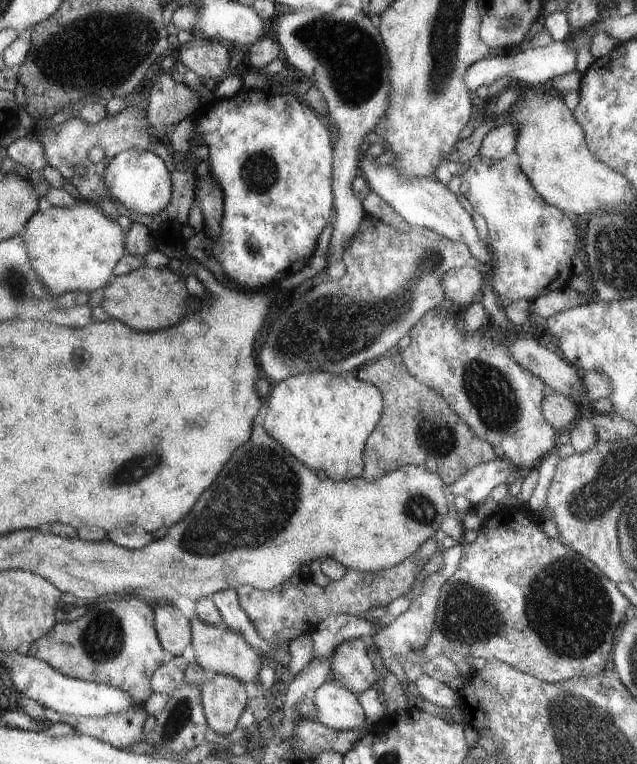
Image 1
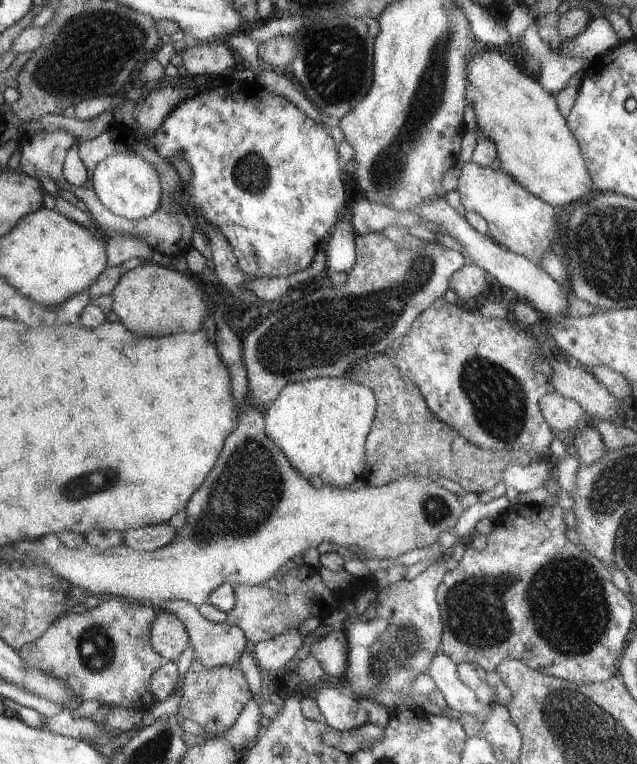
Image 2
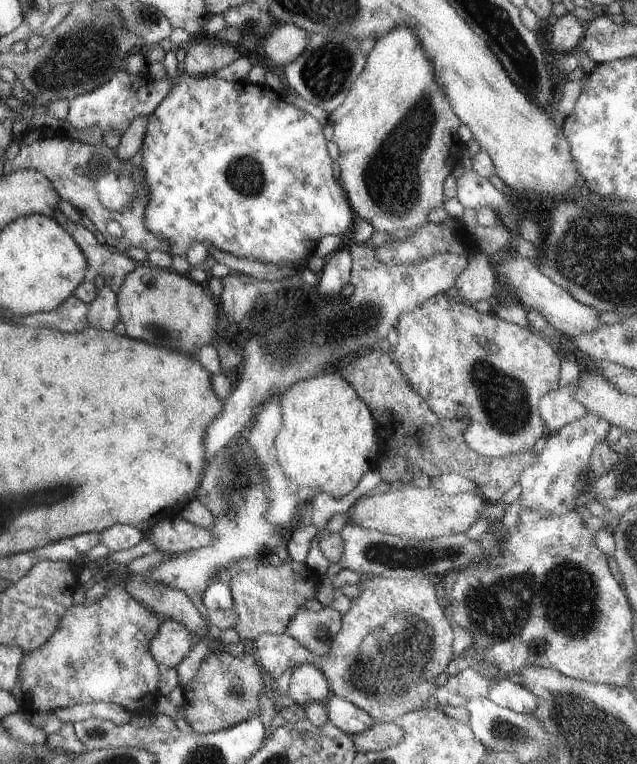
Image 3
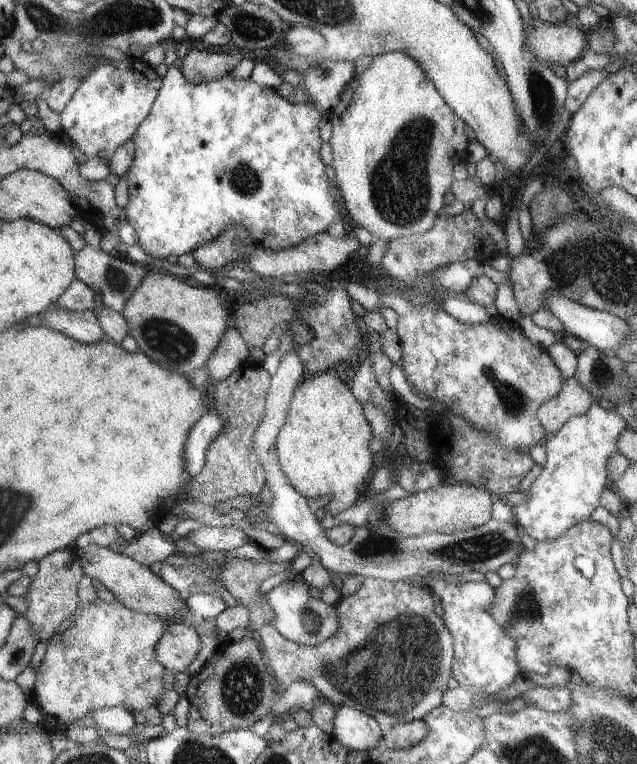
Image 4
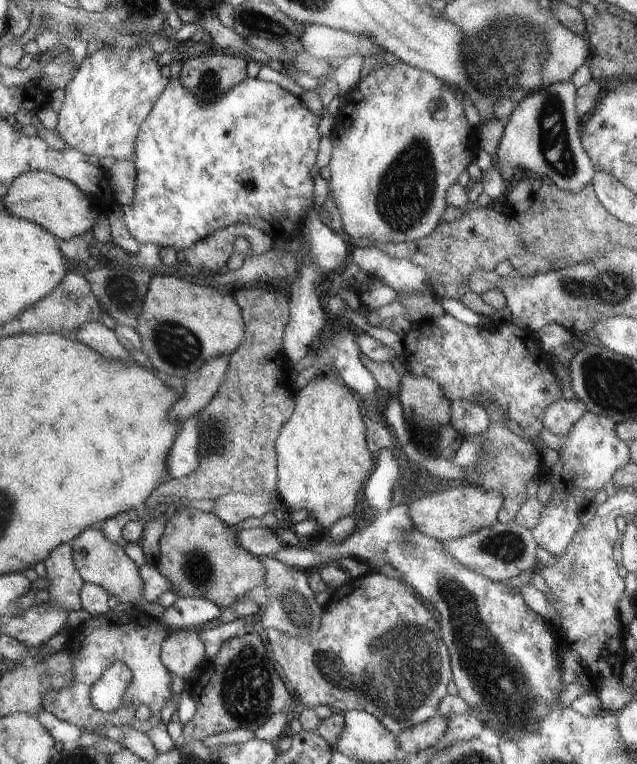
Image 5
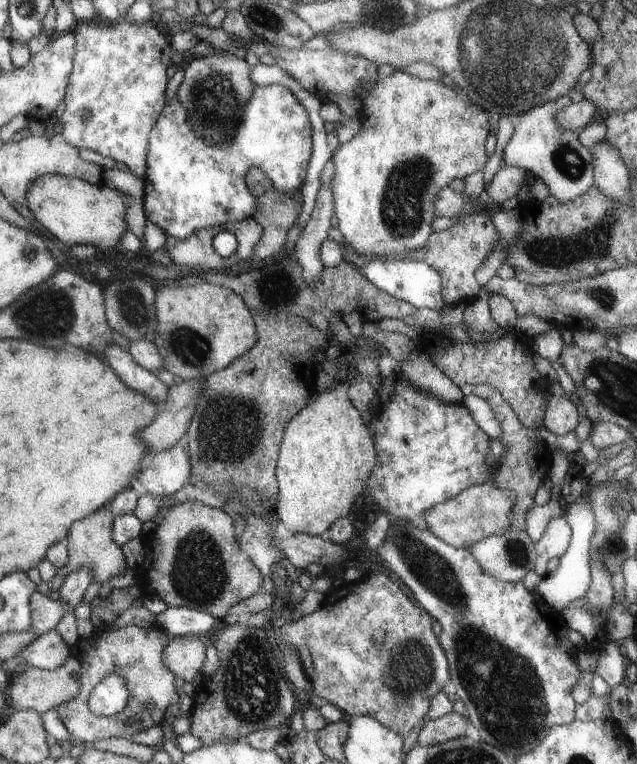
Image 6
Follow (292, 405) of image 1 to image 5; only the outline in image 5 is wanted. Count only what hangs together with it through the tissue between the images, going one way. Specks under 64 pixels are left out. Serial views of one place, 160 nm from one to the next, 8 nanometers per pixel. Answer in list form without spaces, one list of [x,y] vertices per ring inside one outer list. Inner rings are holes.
[[[326,371],[309,380],[293,396],[291,416],[279,428],[274,441],[276,456],[276,493],[286,512],[305,510],[317,522],[319,534],[337,520],[351,514],[363,489],[365,480],[373,469],[373,456],[365,443],[365,424],[359,412],[357,396],[341,381],[330,377]]]

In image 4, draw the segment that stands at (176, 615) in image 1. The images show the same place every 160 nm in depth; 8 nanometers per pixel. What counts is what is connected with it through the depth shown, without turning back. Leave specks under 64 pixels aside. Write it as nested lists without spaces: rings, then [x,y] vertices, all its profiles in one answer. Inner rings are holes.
[[[183,620],[168,622],[155,644],[154,656],[163,669],[182,672],[199,650],[199,638]]]

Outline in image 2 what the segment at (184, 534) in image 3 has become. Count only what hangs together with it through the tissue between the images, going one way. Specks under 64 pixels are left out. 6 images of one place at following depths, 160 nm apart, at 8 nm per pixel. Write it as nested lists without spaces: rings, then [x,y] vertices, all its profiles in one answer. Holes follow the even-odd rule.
[[[169,523],[154,524],[136,529],[127,529],[123,532],[123,546],[136,551],[154,551],[167,543],[175,536],[176,530]]]

